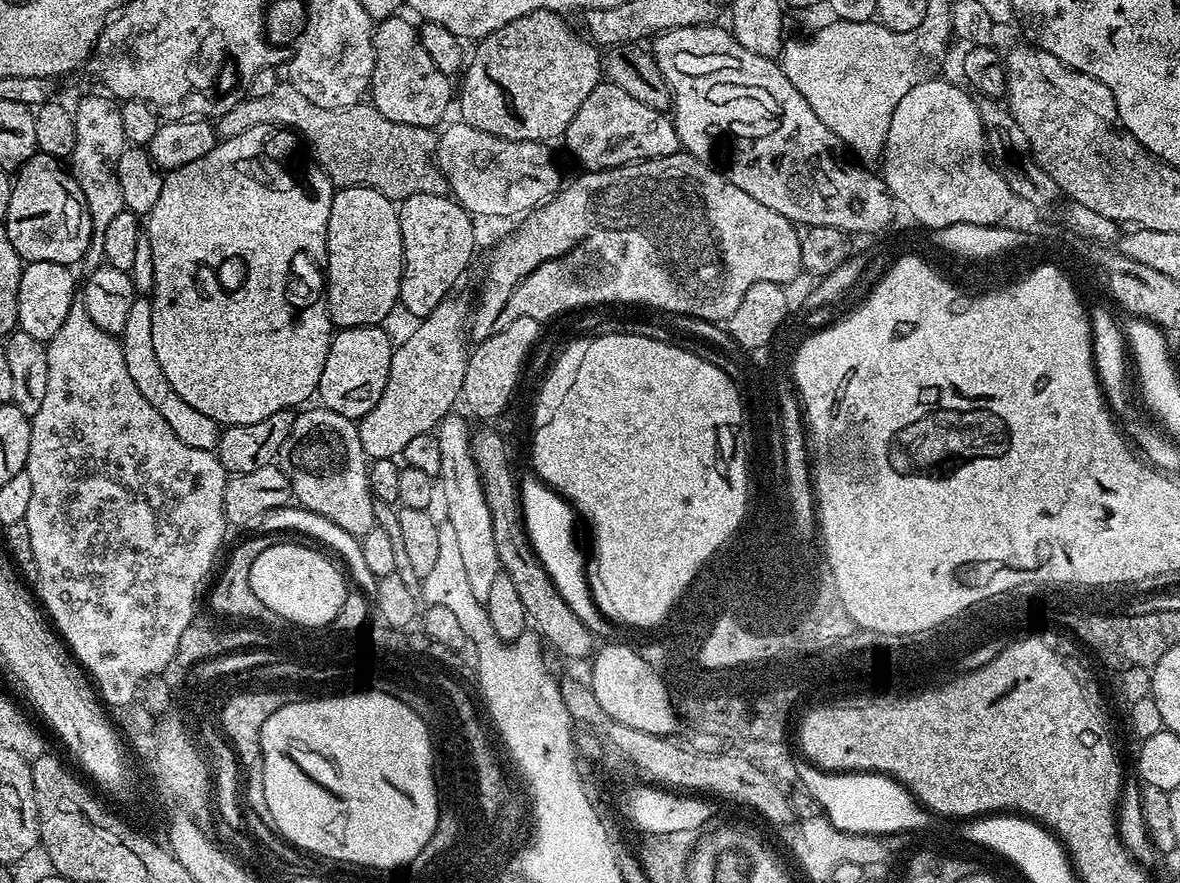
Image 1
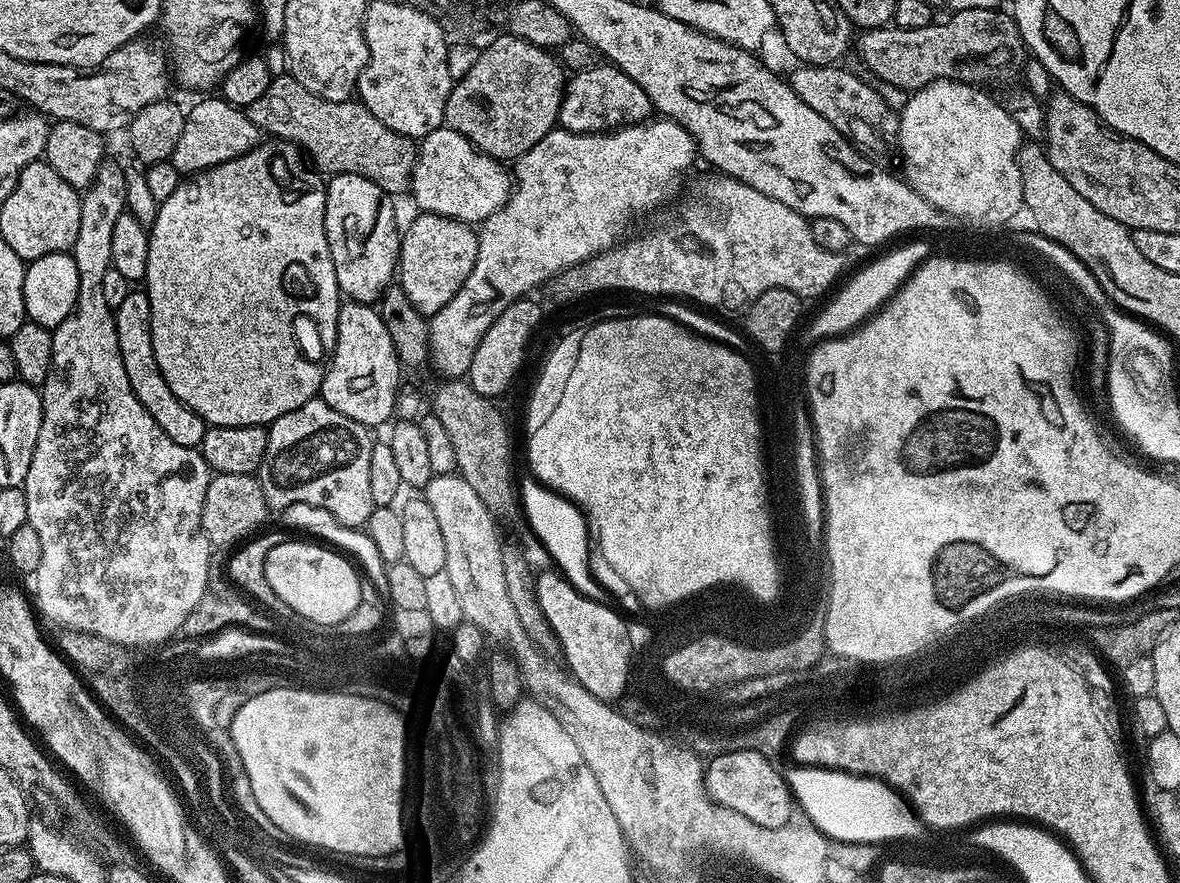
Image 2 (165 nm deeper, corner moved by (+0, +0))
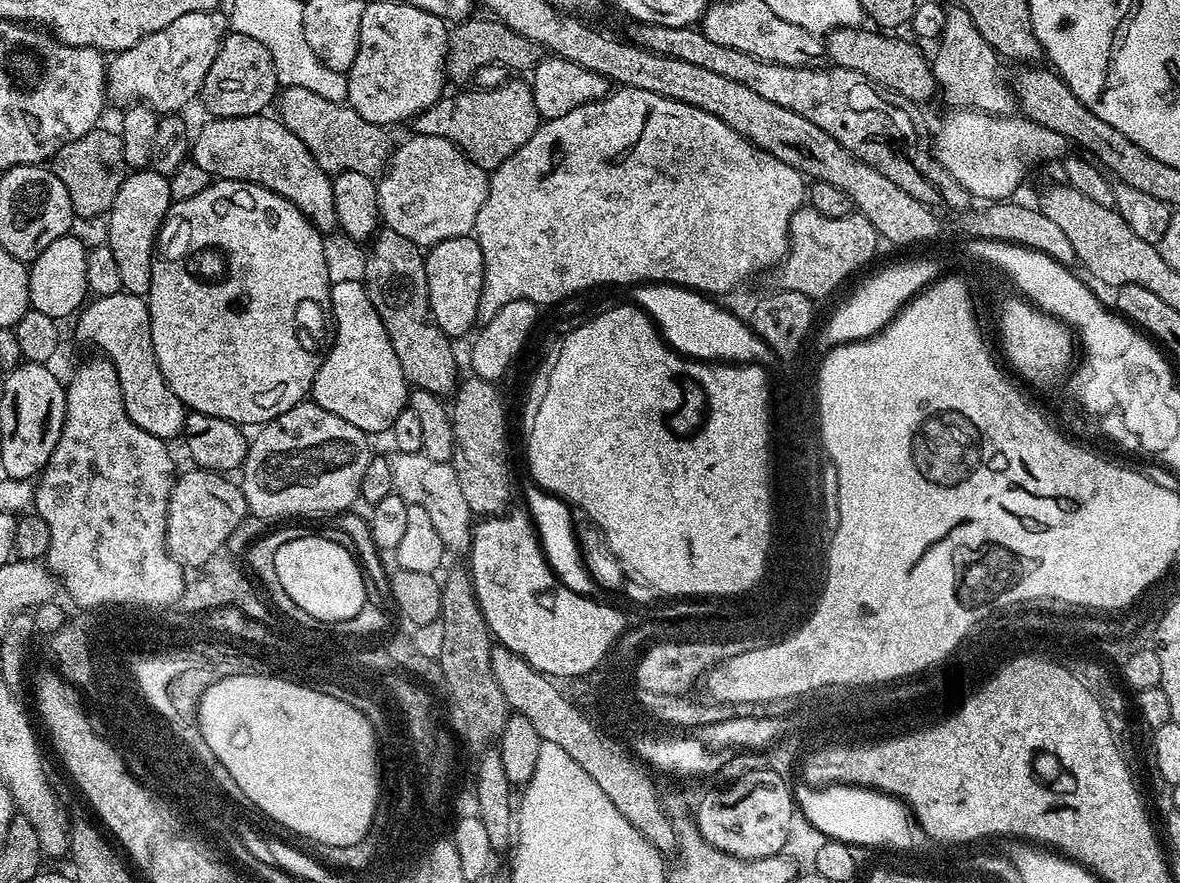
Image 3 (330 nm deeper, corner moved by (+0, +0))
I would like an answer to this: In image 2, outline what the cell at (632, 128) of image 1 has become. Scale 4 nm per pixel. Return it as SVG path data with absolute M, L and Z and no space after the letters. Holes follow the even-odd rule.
M600 62L595 68L575 73L567 81L560 103L558 124L568 132L606 132L610 126L627 126L647 121L652 111L646 90L642 90L634 78L630 78L620 68Z

